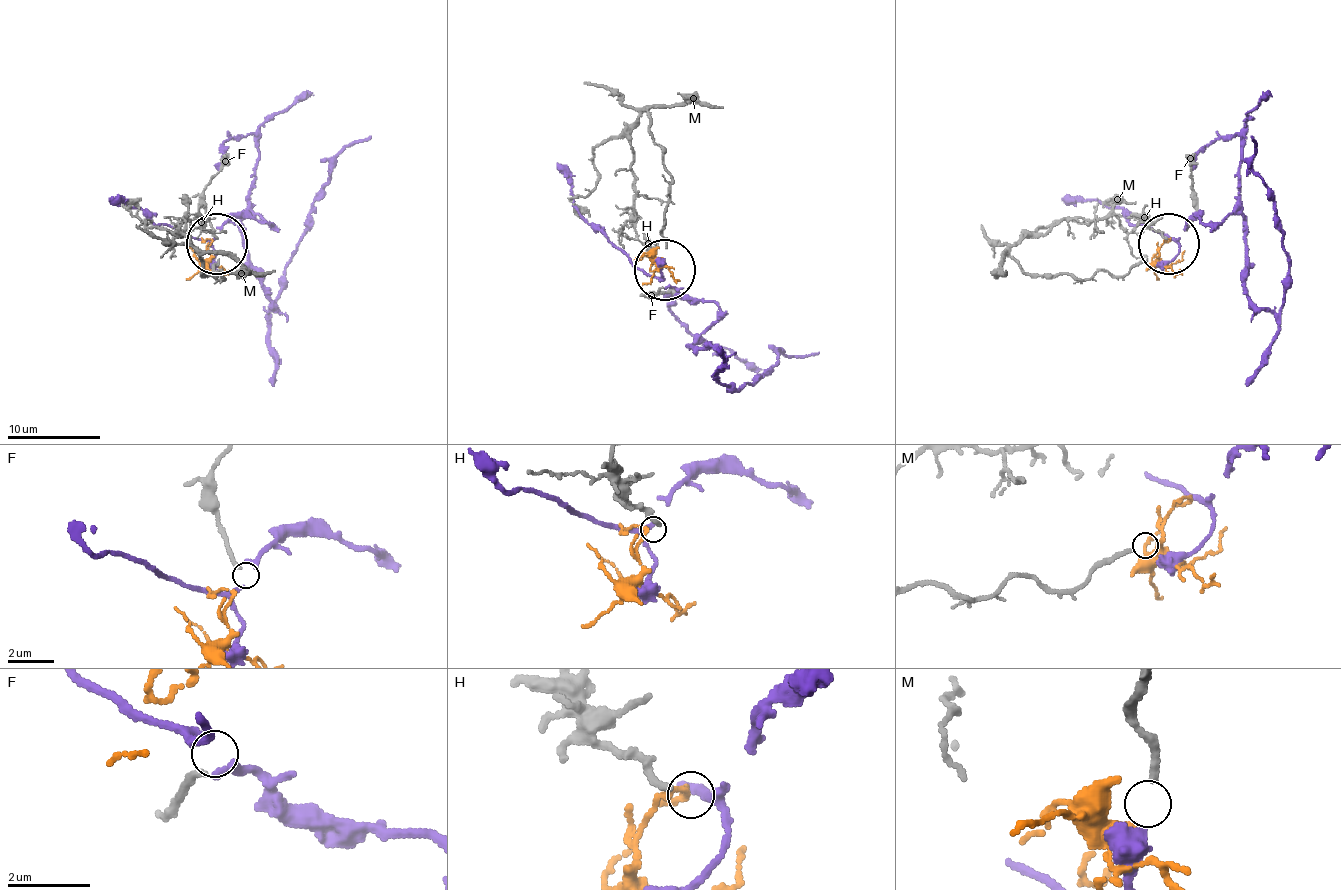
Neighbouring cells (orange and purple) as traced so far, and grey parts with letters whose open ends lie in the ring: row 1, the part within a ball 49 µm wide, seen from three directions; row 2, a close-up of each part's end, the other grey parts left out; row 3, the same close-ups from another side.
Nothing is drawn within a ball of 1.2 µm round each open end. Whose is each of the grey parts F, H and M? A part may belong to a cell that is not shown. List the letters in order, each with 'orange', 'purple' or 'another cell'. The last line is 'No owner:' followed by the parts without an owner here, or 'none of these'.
F: another cell
H: another cell
M: orange
No owner: F, H

